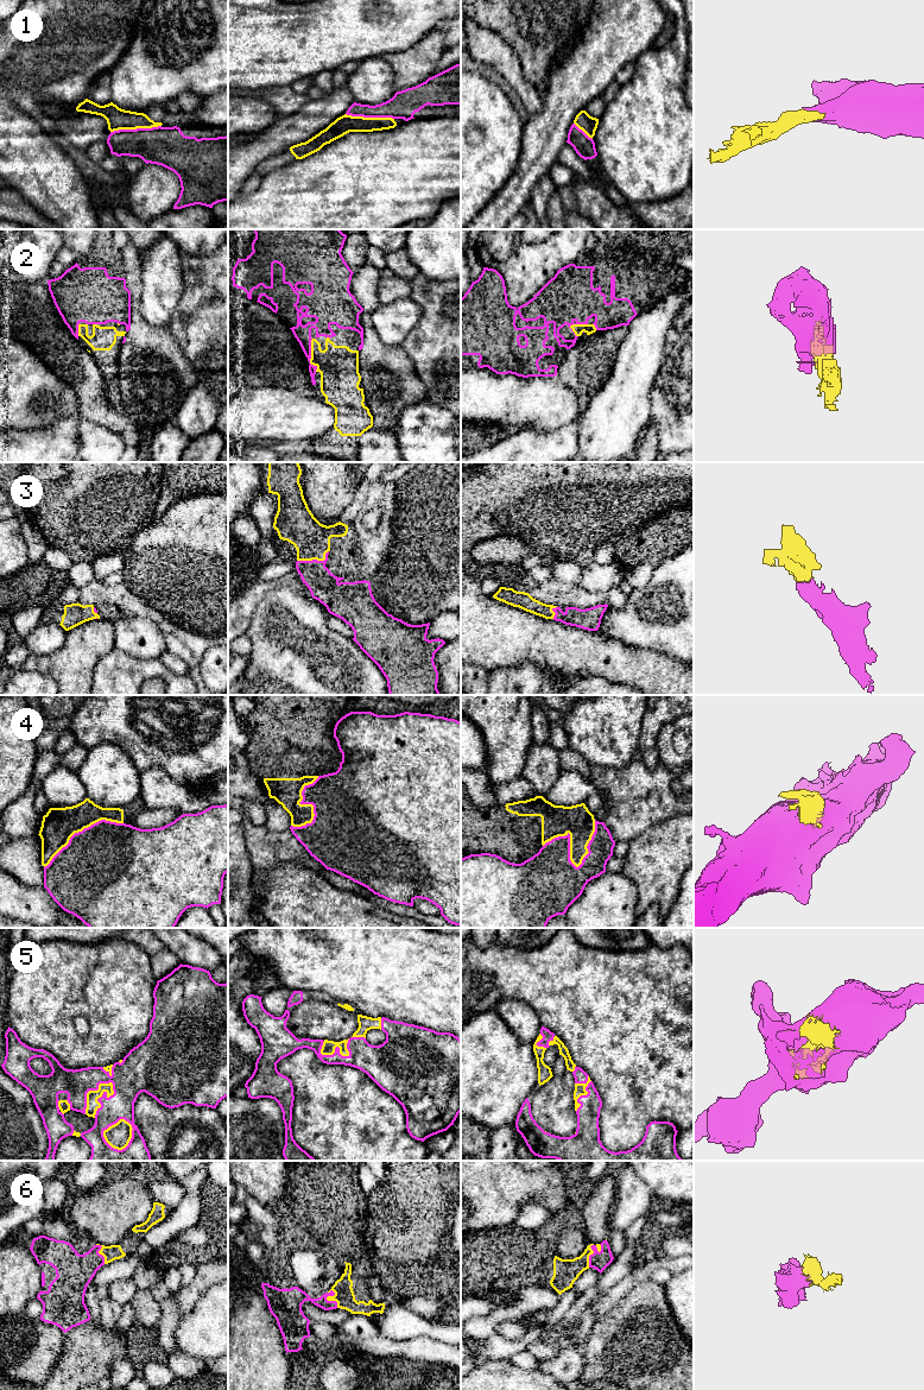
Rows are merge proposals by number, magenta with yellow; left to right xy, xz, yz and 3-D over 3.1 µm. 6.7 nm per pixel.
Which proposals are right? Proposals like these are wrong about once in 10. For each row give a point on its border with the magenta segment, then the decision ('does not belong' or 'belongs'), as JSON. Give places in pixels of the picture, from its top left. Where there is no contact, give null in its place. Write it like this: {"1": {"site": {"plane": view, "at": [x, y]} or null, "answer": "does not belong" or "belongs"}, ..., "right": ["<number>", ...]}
{"1": {"site": {"plane": "xy", "at": [137, 128]}, "answer": "belongs"}, "2": {"site": {"plane": "xz", "at": [310, 355]}, "answer": "belongs"}, "3": {"site": {"plane": "xz", "at": [315, 560]}, "answer": "belongs"}, "4": {"site": {"plane": "yz", "at": [570, 861]}, "answer": "does not belong"}, "5": {"site": {"plane": "xy", "at": [89, 1090]}, "answer": "belongs"}, "6": {"site": {"plane": "xz", "at": [327, 1300]}, "answer": "belongs"}, "right": ["1", "2", "3", "5", "6"]}

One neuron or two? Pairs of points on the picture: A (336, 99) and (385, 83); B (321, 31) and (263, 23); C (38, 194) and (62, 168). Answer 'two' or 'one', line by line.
A: two
B: one
C: one

